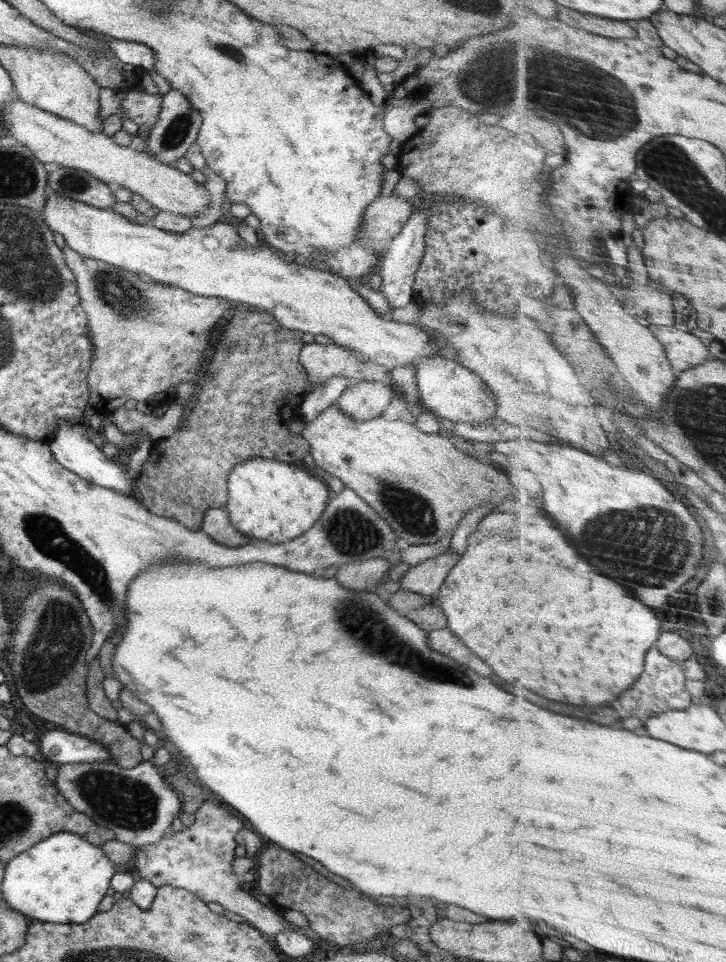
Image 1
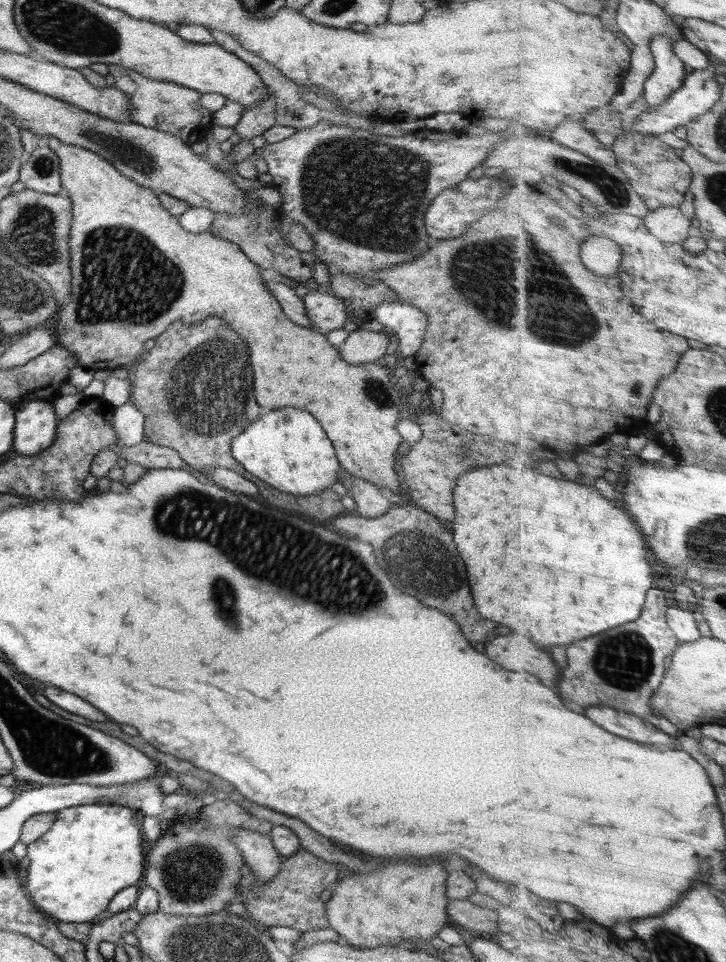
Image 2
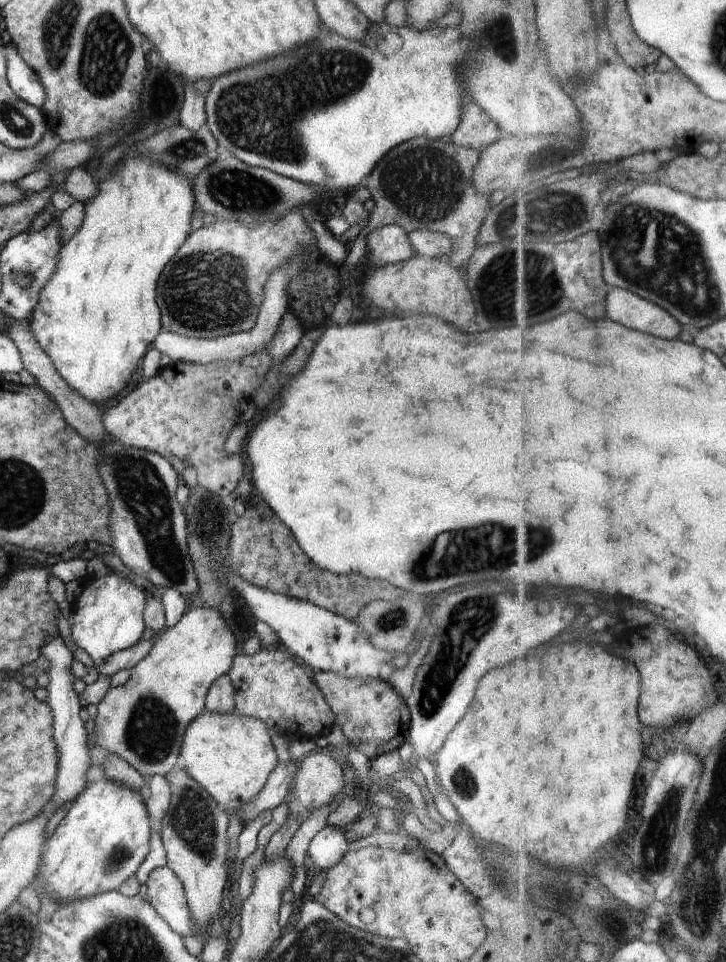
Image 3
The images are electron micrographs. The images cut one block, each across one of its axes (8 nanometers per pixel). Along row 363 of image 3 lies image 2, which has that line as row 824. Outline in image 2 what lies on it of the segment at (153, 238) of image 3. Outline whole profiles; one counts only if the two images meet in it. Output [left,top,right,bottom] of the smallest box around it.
[24,804,144,923]

